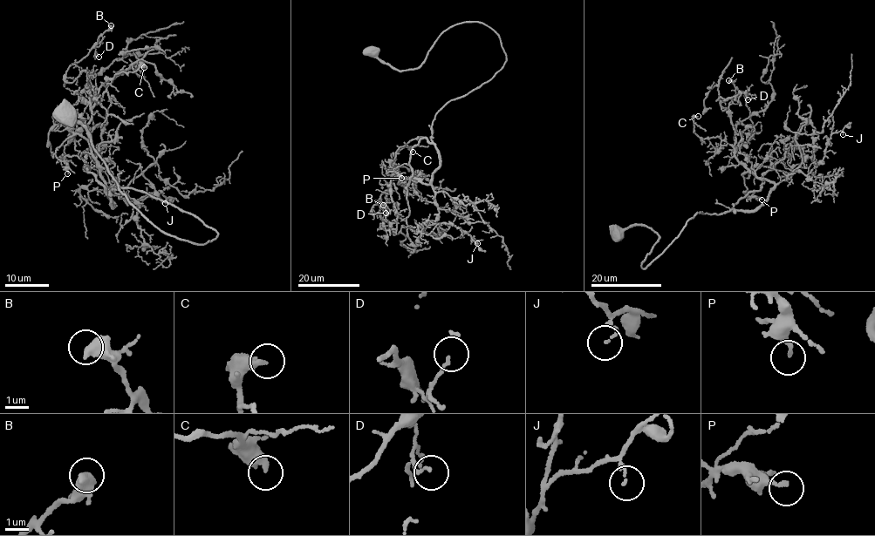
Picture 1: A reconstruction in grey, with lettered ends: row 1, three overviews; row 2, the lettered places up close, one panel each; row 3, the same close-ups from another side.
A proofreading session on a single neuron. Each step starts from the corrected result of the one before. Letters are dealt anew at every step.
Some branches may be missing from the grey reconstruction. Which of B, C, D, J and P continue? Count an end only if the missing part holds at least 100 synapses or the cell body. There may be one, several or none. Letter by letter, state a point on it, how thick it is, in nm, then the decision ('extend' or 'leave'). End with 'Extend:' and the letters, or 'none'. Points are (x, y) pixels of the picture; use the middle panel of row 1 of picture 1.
B: (383, 205) | 550 nm | leave
C: (413, 152) | 320 nm | leave
D: (386, 213) | 110 nm | leave
J: (477, 243) | 70 nm | leave
P: (401, 178) | 160 nm | leave
Extend: none

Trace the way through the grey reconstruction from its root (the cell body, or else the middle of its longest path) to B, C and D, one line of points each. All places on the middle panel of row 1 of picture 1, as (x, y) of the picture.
B: (371, 50), (414, 69), (478, 22), (506, 59), (435, 115), (428, 184), (397, 174), (370, 213), (383, 205)
C: (371, 50), (401, 71), (456, 24), (497, 34), (502, 67), (435, 115), (428, 184), (394, 175), (413, 152)
D: (371, 50), (414, 69), (478, 22), (506, 59), (435, 115), (439, 166), (397, 174), (386, 213)

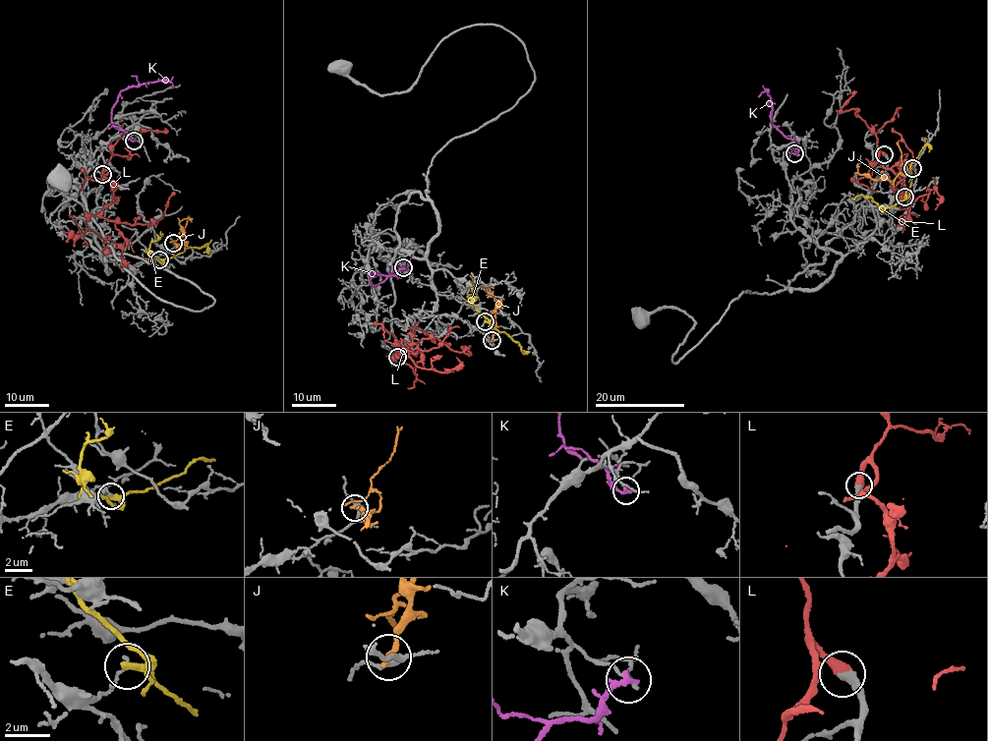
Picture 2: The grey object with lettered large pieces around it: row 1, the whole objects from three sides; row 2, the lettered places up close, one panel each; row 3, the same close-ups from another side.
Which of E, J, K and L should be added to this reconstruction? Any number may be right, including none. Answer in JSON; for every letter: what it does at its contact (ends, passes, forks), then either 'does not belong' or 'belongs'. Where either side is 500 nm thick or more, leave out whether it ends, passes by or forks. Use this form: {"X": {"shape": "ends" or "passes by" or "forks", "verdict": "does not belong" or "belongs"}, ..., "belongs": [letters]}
{"E": {"shape": "passes by", "verdict": "does not belong"}, "J": {"shape": "ends", "verdict": "does not belong"}, "K": {"shape": "ends", "verdict": "does not belong"}, "L": {"verdict": "belongs"}, "belongs": ["L"]}

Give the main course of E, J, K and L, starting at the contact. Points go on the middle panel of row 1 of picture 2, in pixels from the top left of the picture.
E: (485, 321), (518, 342), (524, 350)
J: (491, 340), (498, 303), (494, 293), (483, 288), (494, 288)
K: (403, 268), (375, 287), (372, 285), (369, 273), (388, 275), (400, 270), (412, 255)
L: (397, 357), (400, 341), (417, 345), (414, 353), (423, 339), (437, 338), (467, 355), (469, 348)

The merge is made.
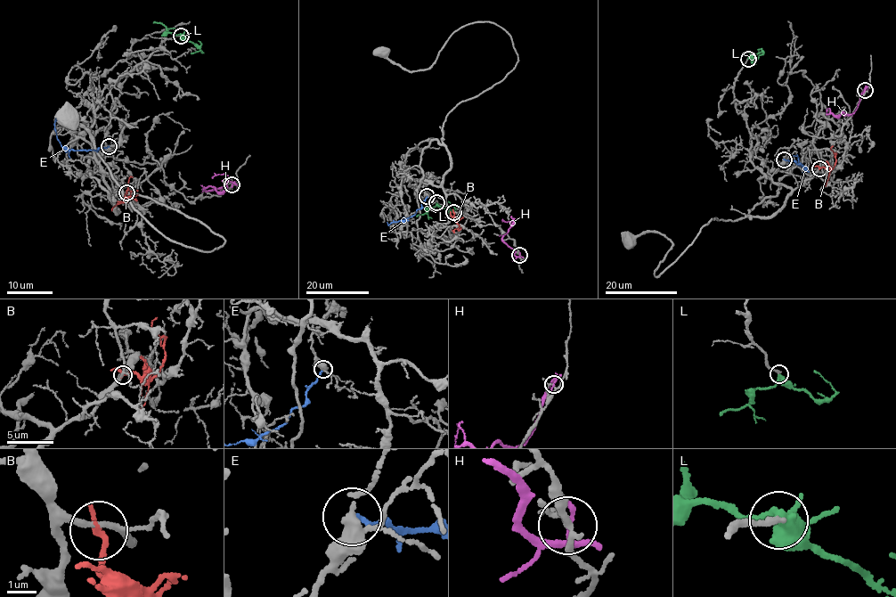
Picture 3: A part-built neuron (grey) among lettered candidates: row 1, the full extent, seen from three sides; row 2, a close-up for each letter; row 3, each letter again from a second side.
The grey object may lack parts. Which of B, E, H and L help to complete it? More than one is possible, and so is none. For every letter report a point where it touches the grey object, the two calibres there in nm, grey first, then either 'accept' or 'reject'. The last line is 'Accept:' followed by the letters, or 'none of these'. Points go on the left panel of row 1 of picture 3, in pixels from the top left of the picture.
B: contact (126, 192); calibres 150 and 200 nm; reject
E: contact (109, 146); calibres 340 and 140 nm; reject
H: contact (232, 184); calibres 140 and 120 nm; reject
L: contact (181, 36); calibres 220 and 260 nm; accept
Accept: L

